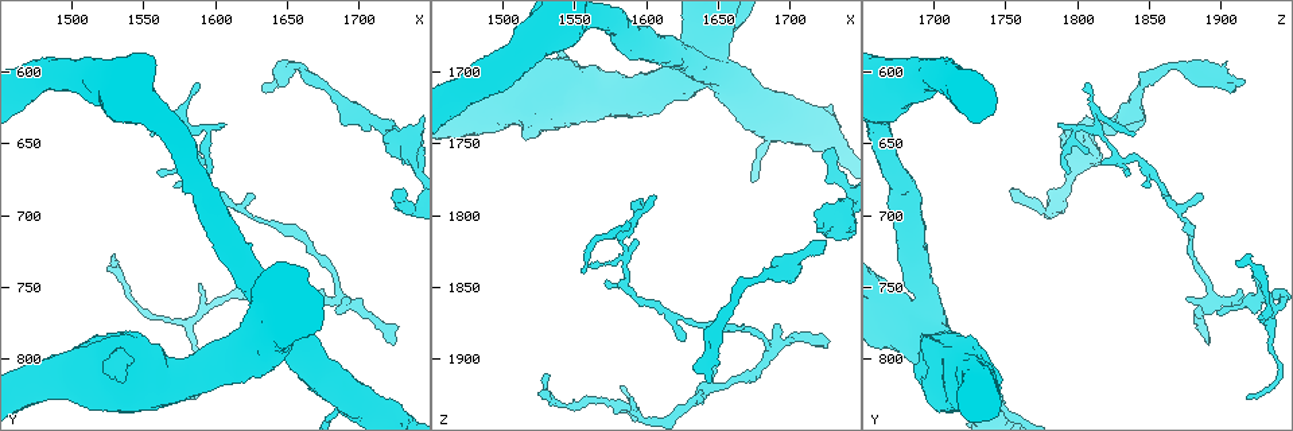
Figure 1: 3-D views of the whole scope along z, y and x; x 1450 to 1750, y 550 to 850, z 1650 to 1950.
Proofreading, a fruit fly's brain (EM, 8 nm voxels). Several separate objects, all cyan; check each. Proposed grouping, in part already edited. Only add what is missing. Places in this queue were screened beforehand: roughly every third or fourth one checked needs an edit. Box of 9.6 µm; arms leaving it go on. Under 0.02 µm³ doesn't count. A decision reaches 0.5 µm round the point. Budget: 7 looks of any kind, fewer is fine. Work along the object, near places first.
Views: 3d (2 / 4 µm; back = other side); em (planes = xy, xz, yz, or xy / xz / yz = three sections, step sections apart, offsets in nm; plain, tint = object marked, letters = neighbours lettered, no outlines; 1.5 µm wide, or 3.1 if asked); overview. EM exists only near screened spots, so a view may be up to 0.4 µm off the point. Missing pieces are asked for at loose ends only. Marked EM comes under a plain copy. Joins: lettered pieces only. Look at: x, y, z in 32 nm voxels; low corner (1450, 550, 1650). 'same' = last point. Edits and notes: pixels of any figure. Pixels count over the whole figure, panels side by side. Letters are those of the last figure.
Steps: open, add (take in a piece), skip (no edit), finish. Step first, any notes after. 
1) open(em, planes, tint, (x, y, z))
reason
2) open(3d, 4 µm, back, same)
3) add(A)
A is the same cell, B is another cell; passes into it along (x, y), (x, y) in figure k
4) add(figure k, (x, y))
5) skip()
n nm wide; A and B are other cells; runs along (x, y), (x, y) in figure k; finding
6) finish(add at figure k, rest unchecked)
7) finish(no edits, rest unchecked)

open(3d, 4 µm, (1648, 592, 1904))
an open end

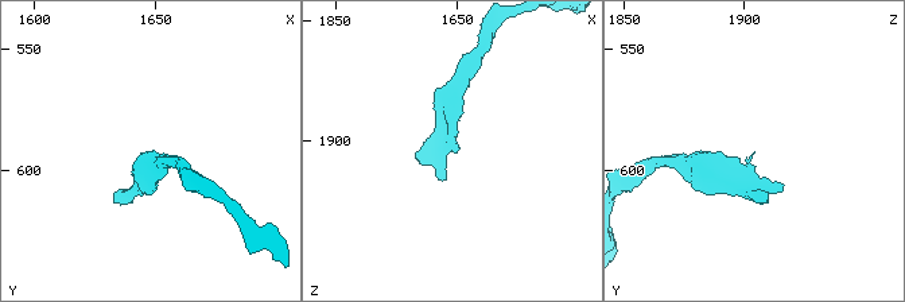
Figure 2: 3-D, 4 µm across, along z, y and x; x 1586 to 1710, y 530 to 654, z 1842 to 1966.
open(em, xy, step 4, letters, (1650, 593, 1904))
shape alone is not enough

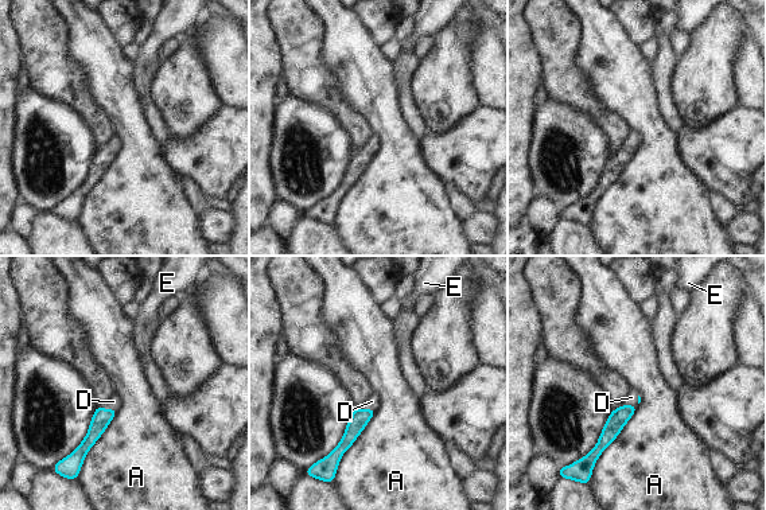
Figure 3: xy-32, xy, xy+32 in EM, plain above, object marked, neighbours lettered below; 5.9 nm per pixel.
open(em, xz, step 8, letters, same)
cut it another way

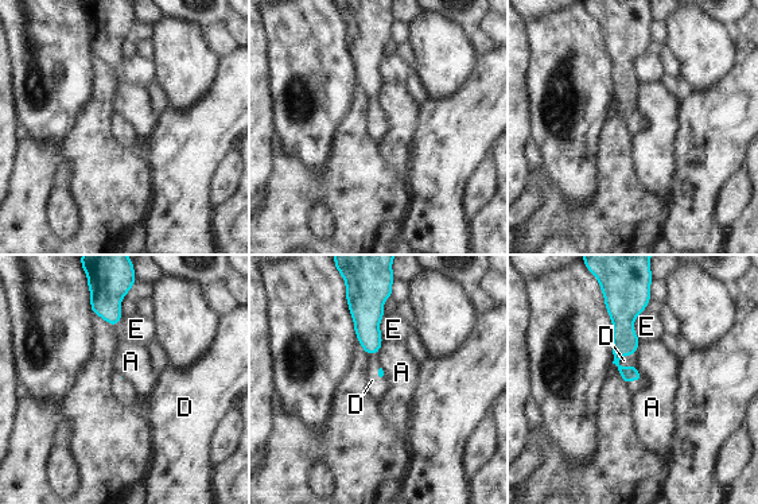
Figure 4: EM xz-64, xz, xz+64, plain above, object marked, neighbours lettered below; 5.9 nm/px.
add(D)
D is the same cell, A and E are other cells; passes into it along (622, 313), (624, 355), (624, 360) in figure 4; the neuron continues

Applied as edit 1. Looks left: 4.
open(overview)
redraw

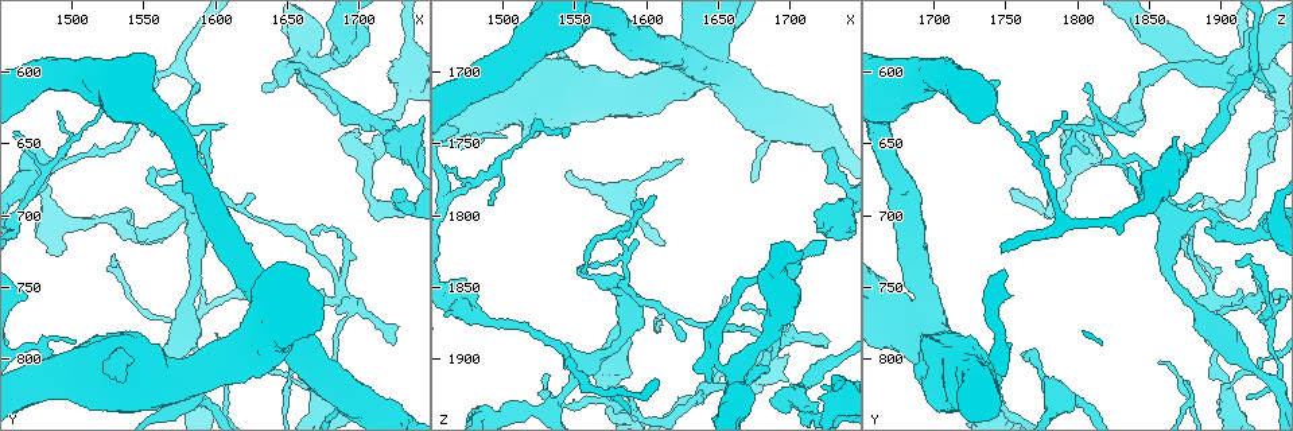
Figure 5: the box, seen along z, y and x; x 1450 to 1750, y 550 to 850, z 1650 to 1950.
open(3d, 4 µm, (1530, 730, 1908))
an open end

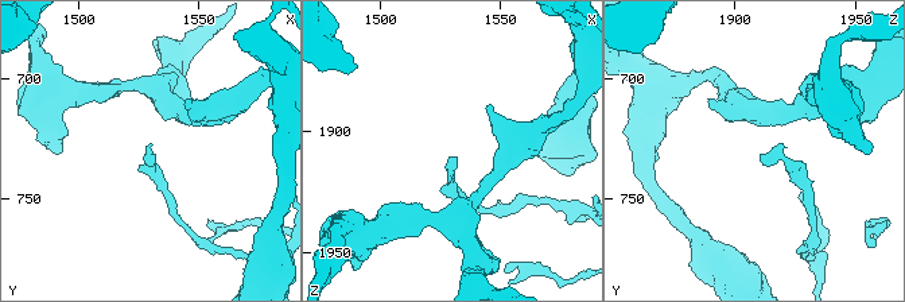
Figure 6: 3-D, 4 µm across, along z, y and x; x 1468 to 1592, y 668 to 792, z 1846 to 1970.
open(em, xz, step 8, tint, (1531, 733, 1911))
now the EM

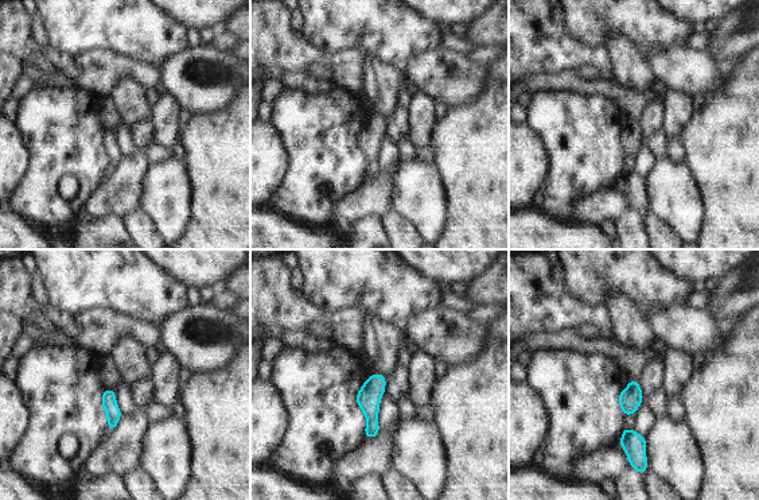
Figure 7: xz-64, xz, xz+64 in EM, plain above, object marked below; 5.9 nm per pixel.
open(em, planes, letters, same)
cut it another way

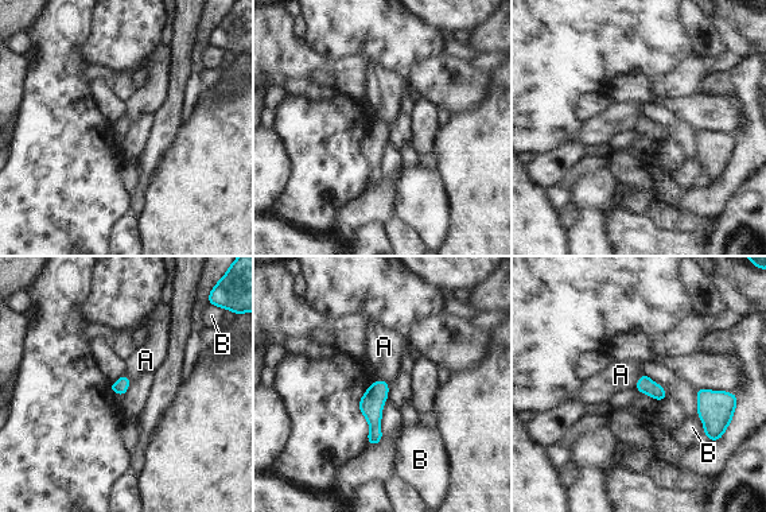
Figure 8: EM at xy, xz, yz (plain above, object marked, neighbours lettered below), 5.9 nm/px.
skip()
A and B are other cells; border along (642, 373), (634, 388) in figure 8; no lettered piece goes on from it

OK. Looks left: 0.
finish(add at figure 4, rest unchecked)

